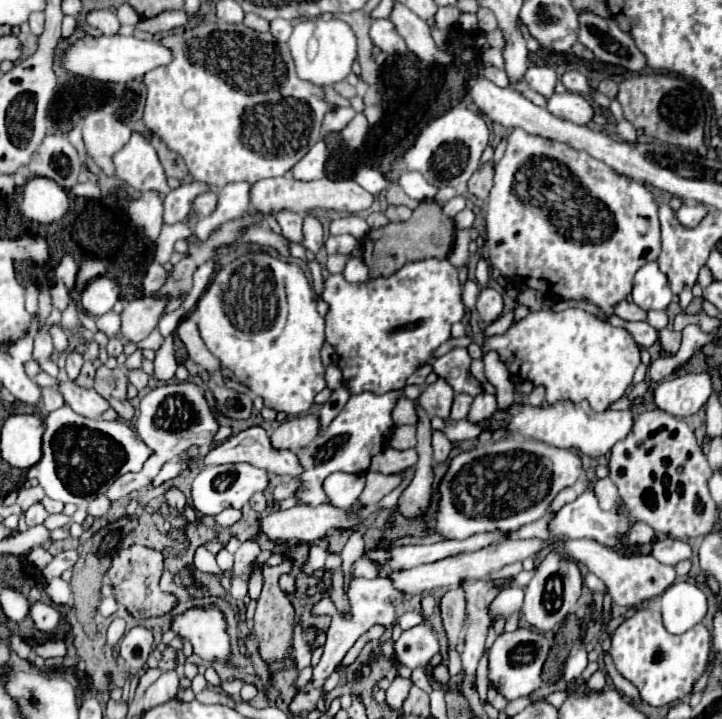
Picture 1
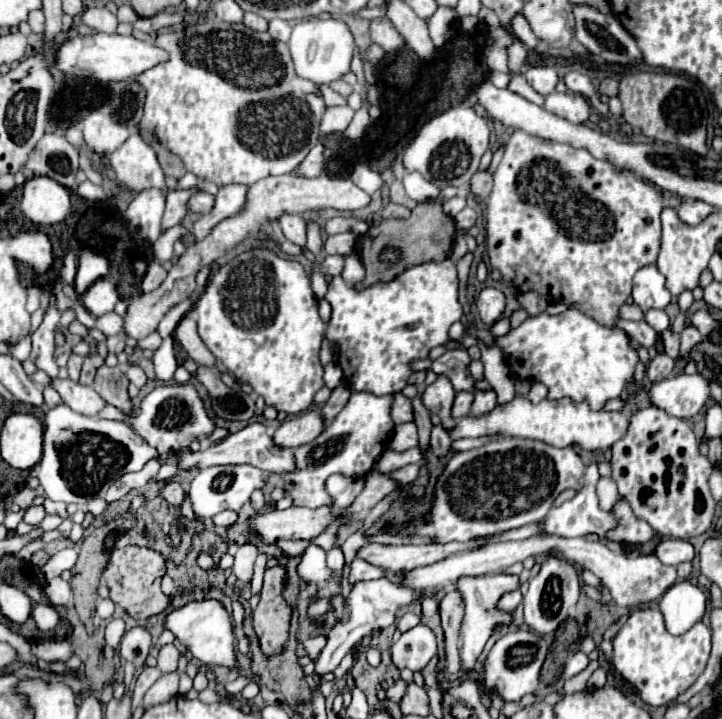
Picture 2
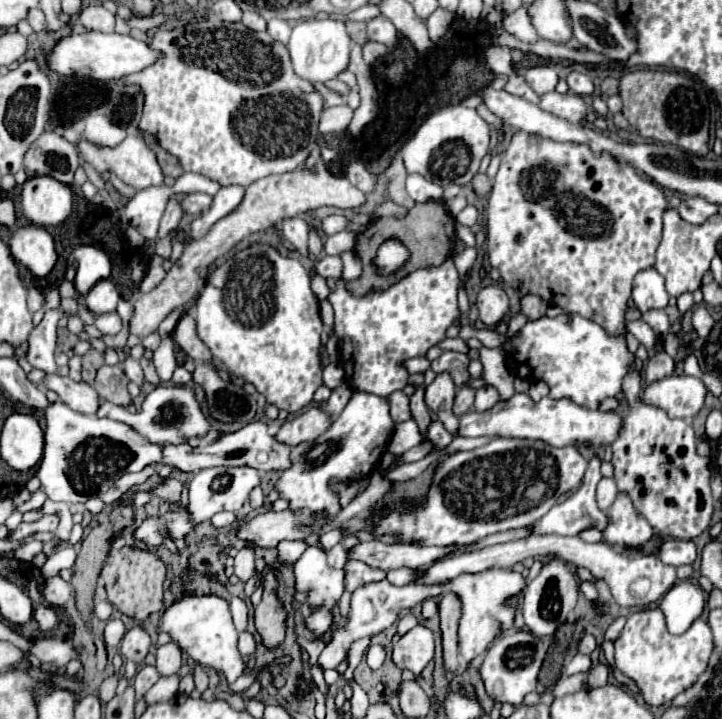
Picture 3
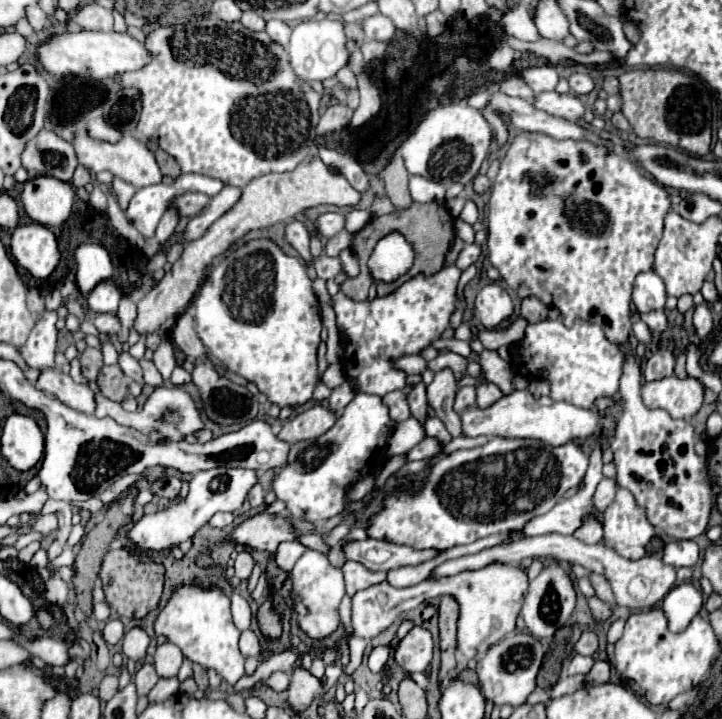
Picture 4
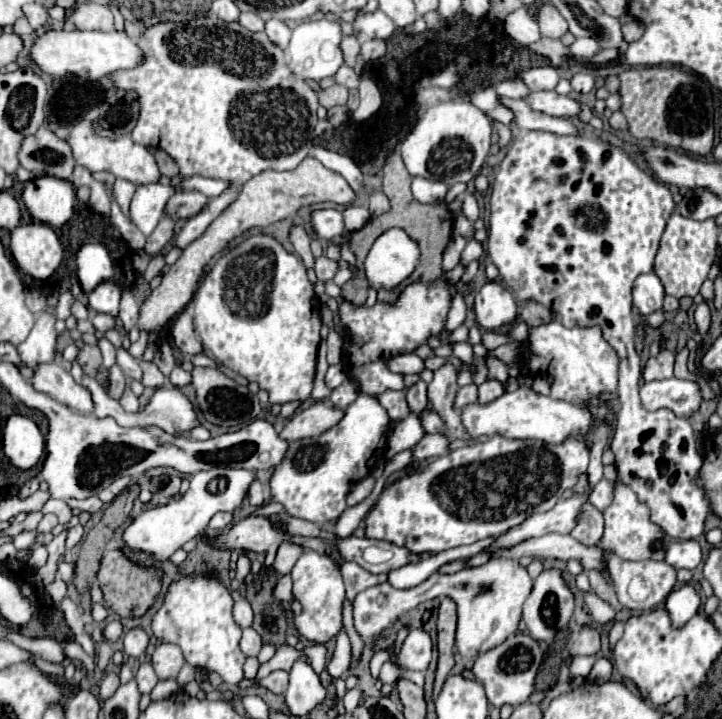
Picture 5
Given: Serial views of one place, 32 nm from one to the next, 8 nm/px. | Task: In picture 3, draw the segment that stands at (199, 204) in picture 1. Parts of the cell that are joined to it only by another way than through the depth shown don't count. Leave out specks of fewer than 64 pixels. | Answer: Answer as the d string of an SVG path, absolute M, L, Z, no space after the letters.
M194 192L194 194L186 194L180 204L182 204L186 214L202 214L202 212L206 212L210 208L210 202L212 202L212 196Z

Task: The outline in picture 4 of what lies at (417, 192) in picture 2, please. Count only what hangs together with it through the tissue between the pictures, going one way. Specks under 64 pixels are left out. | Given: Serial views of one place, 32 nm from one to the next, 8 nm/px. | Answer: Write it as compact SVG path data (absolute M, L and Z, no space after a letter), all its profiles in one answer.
M422 176L410 178L410 194L416 202L444 202L446 188L438 182L426 180Z

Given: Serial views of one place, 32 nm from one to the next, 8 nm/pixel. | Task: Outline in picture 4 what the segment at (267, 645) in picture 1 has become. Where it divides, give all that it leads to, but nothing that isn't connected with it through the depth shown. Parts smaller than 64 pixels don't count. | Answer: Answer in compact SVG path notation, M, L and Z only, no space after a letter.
M270 600L264 602L258 610L258 622L260 622L260 630L270 636L270 638L278 638L280 632L282 632L282 626L280 626L280 618L278 614L272 610L272 604Z

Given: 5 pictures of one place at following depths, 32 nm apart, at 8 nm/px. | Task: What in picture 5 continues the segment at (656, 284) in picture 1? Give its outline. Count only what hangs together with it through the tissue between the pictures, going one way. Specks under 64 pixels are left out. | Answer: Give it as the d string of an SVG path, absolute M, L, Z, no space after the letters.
M654 272L640 274L634 282L634 306L642 316L648 316L662 308L664 288Z

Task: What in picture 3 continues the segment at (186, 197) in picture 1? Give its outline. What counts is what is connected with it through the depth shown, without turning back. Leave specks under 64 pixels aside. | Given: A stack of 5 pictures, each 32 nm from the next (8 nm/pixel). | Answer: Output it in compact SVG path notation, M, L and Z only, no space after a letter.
M176 194L176 196L170 198L170 202L168 202L168 206L166 206L166 212L164 212L164 216L162 216L160 228L158 228L158 240L166 238L166 236L178 226L180 218L184 216L184 212L182 212L182 208L180 208L180 198L182 198L182 196L184 196L184 194Z

